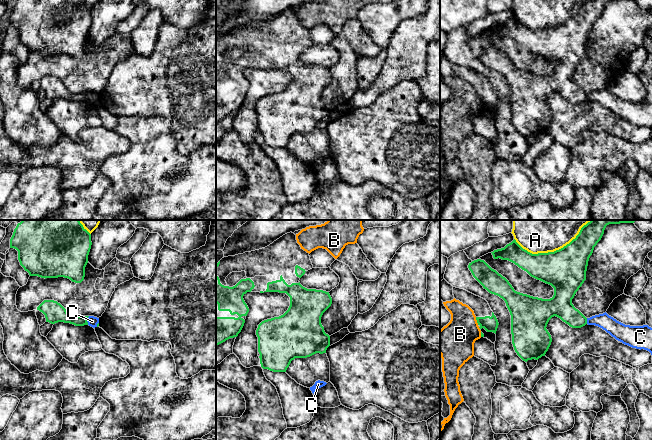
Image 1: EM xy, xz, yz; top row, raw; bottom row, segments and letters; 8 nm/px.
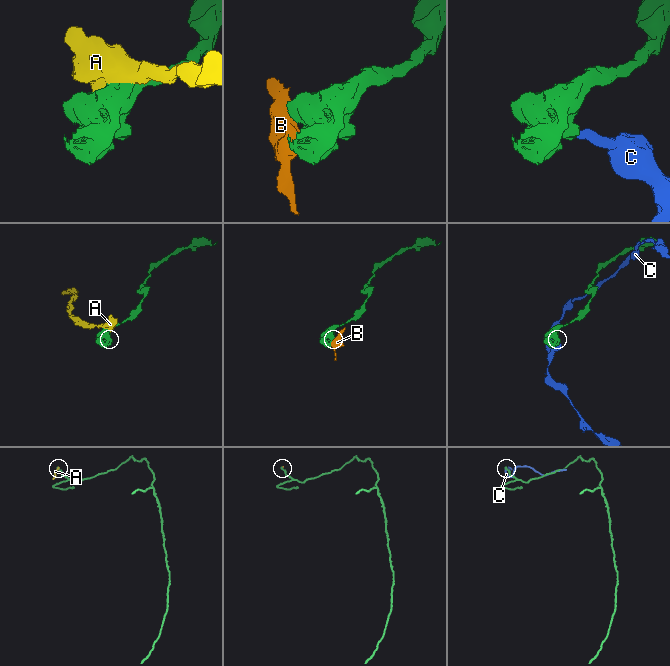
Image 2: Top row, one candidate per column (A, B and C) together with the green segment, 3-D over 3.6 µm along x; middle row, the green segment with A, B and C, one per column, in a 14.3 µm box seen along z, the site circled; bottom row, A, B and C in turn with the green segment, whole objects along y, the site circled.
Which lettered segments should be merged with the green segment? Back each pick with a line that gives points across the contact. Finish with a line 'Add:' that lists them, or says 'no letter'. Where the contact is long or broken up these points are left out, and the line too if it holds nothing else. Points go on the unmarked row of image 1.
Add: no letter

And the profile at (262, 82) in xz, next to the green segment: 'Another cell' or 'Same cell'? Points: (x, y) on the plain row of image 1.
Another cell

